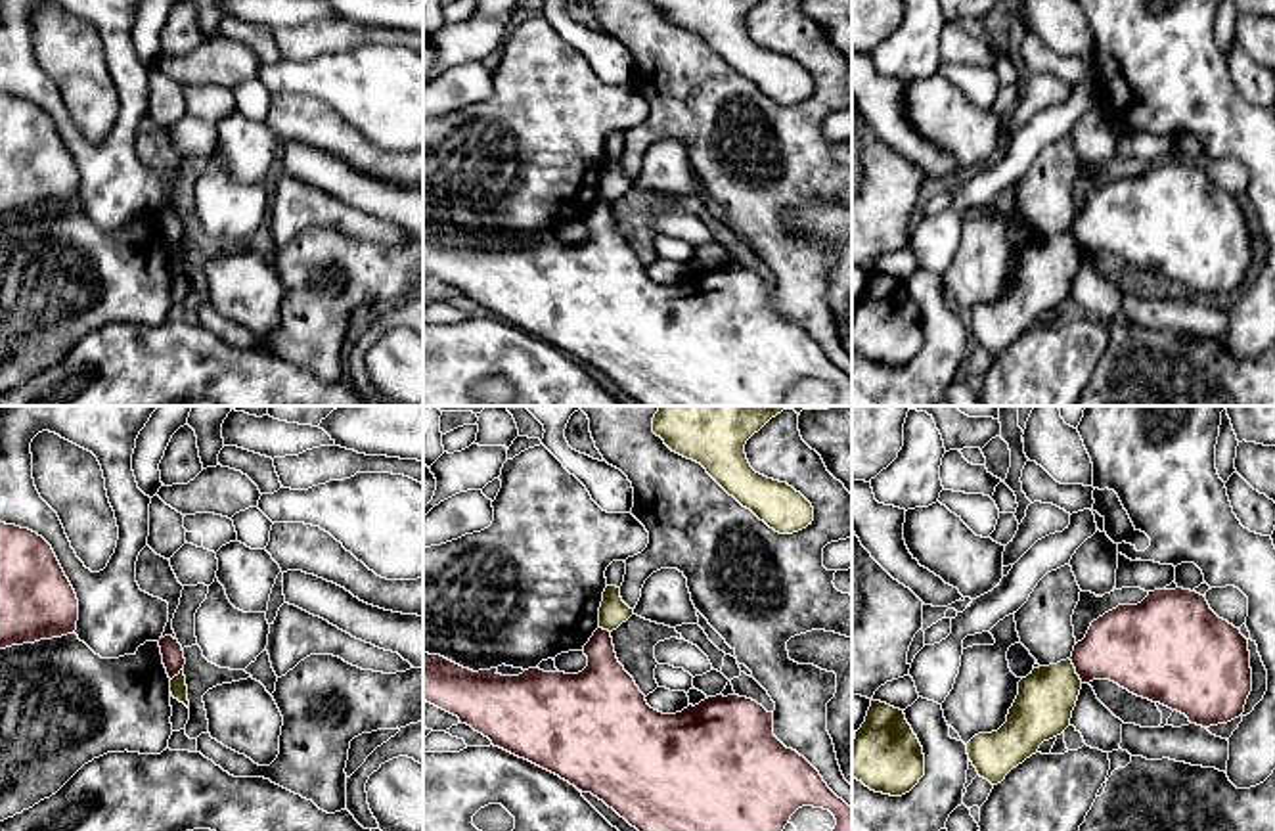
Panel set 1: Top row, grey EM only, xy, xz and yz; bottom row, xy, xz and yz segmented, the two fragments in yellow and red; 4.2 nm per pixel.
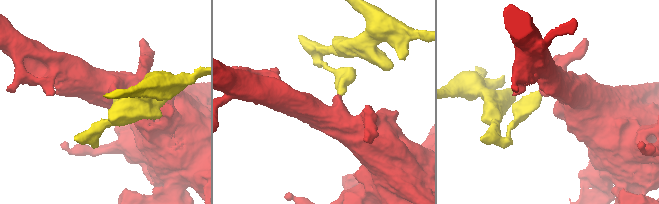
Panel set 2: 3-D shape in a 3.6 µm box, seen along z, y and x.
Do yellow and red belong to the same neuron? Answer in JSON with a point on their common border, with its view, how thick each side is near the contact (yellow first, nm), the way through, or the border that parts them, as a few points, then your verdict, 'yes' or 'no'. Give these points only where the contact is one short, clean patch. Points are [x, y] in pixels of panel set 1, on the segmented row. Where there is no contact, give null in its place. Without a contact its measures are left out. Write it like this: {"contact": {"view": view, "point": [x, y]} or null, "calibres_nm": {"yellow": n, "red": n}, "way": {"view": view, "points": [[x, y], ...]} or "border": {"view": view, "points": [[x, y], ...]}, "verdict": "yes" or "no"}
{"contact": {"view": "yz", "point": [1074, 671]}, "calibres_nm": {"yellow": 240, "red": 320}, "border": {"view": "yz", "points": [[1069, 659], [1082, 682]]}, "verdict": "no"}

